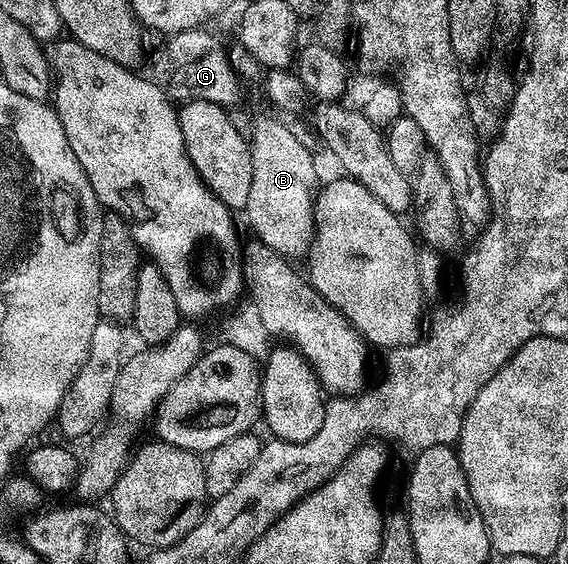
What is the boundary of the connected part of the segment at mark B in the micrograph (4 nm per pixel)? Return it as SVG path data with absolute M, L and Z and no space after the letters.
M261 115L247 131L251 153L251 193L243 212L253 226L252 234L275 253L286 257L304 256L313 244L313 205L318 190L313 155L281 119Z

